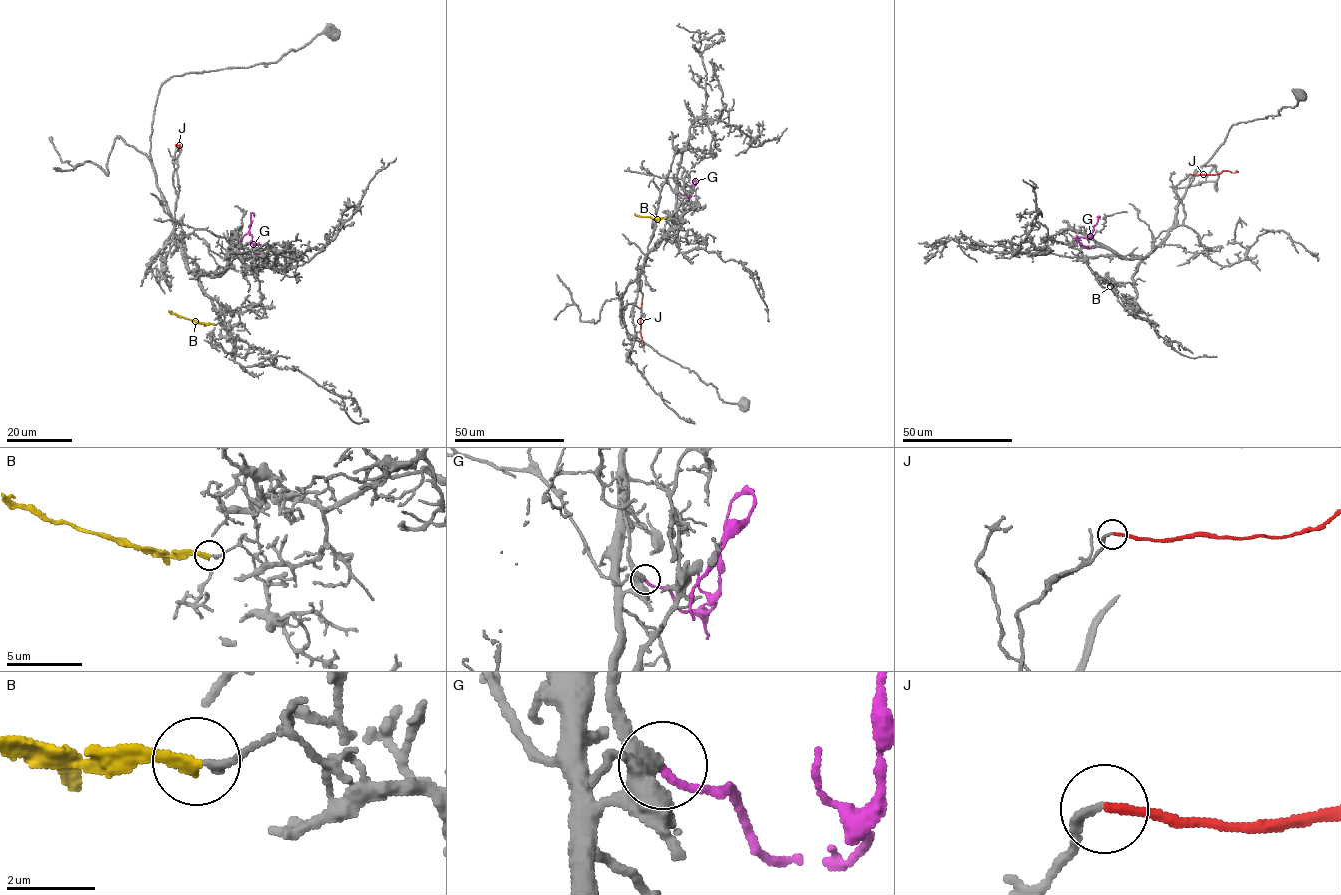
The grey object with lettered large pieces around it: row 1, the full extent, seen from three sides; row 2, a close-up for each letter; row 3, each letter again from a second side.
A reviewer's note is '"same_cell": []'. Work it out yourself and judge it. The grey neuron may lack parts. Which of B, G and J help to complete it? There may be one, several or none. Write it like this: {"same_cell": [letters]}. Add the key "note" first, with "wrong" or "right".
{"note": "wrong", "same_cell": ["J"]}

